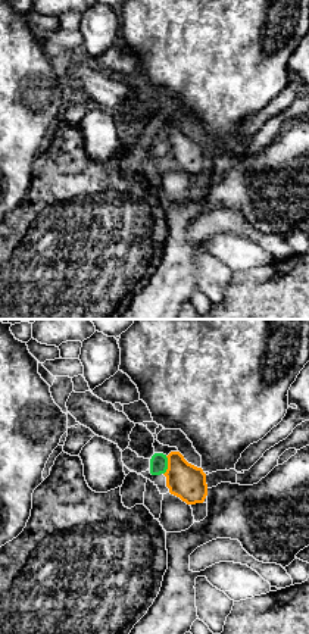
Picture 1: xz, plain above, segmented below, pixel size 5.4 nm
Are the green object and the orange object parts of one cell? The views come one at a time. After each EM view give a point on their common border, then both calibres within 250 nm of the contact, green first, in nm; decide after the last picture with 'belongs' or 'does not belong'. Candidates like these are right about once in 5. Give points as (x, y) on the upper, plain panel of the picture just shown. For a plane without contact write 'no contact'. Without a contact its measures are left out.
contact (167, 136); calibres 100 and 190 nm

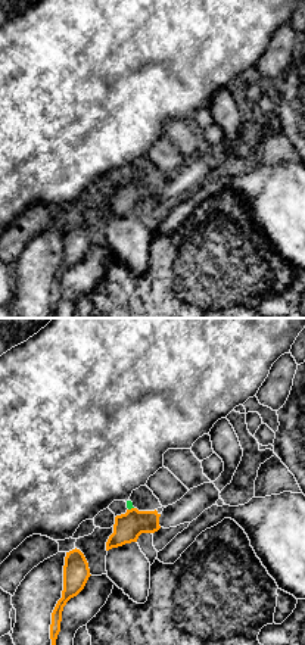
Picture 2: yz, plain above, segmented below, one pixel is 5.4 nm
contact (130, 178); calibres 30 and 150 nm

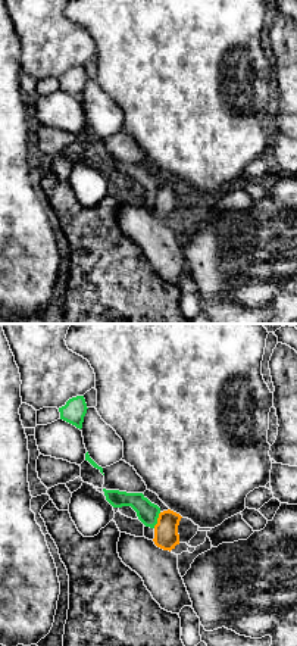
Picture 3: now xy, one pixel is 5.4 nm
contact (156, 190); calibres 120 and 140 nm

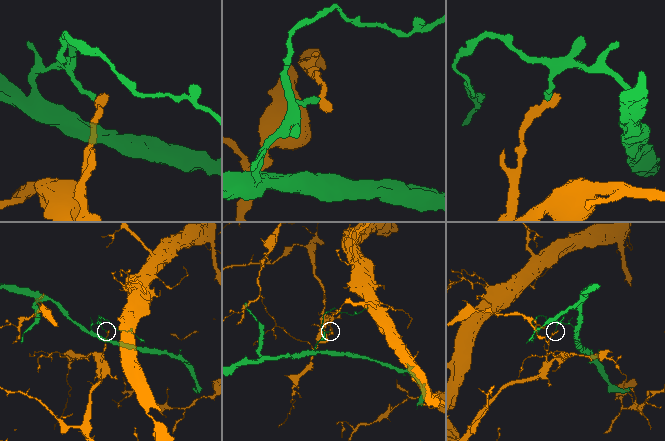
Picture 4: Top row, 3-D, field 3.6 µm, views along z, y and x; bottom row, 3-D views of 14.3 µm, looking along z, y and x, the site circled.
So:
does not belong

